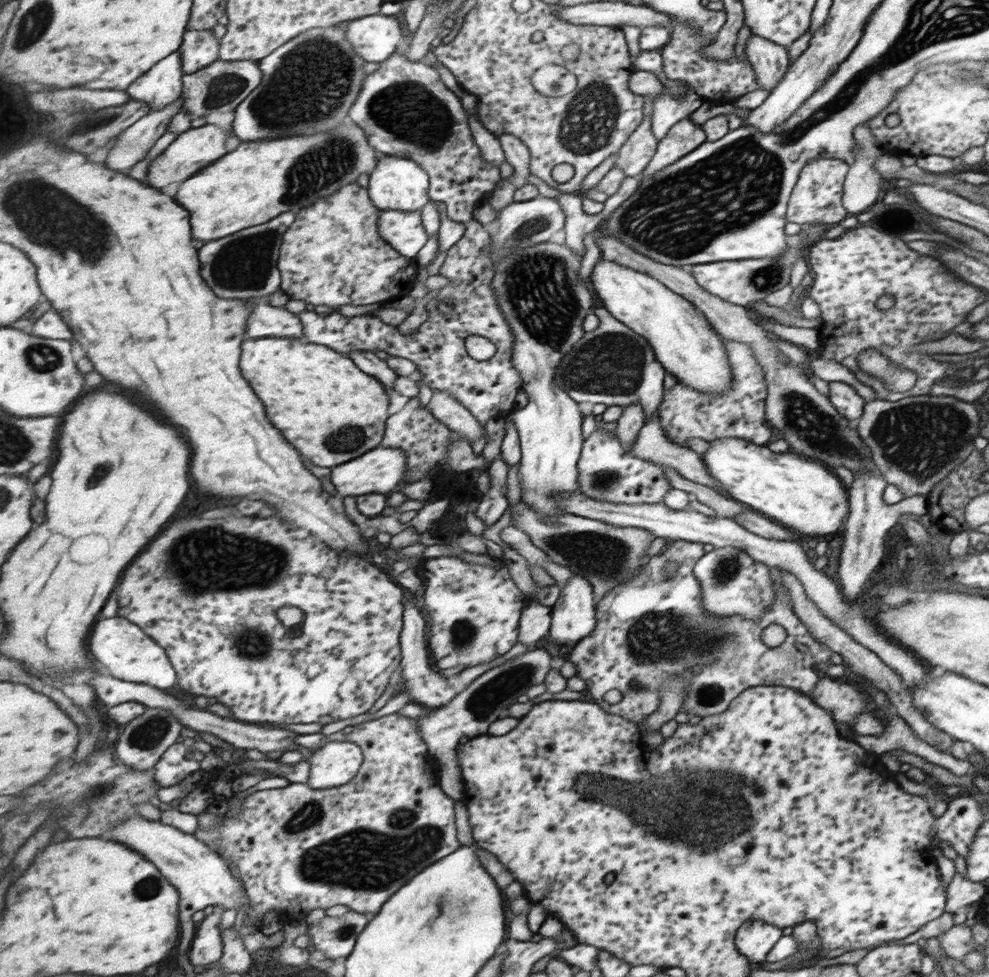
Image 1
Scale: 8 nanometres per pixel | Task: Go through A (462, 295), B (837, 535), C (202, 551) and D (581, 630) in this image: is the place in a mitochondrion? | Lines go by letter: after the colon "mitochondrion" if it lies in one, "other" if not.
A: other
B: other
C: mitochondrion
D: other

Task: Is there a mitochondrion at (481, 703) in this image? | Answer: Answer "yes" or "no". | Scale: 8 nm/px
yes

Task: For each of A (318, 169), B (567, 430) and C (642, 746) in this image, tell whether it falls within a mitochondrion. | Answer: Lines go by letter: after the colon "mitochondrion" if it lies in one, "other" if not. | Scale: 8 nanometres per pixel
A: mitochondrion
B: other
C: other

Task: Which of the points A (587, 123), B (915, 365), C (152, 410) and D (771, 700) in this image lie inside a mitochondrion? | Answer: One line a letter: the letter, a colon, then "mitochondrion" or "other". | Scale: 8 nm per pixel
A: mitochondrion
B: other
C: other
D: other

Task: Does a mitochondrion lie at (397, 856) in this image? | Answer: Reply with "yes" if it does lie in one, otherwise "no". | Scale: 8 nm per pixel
yes

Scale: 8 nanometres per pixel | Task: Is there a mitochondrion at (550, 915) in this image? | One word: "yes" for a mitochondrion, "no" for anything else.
no

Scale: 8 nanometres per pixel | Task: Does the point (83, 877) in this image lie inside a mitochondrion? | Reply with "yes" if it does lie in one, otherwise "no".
no

